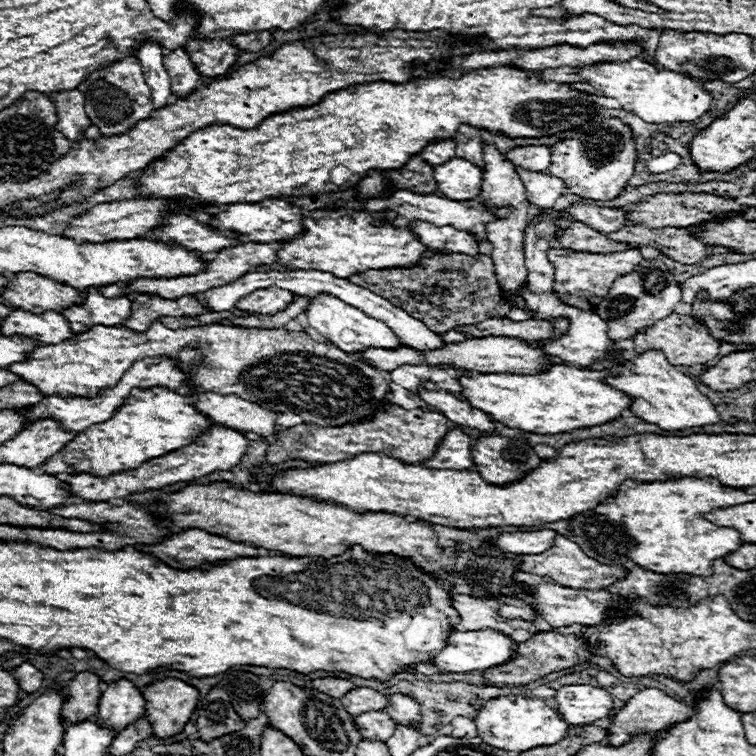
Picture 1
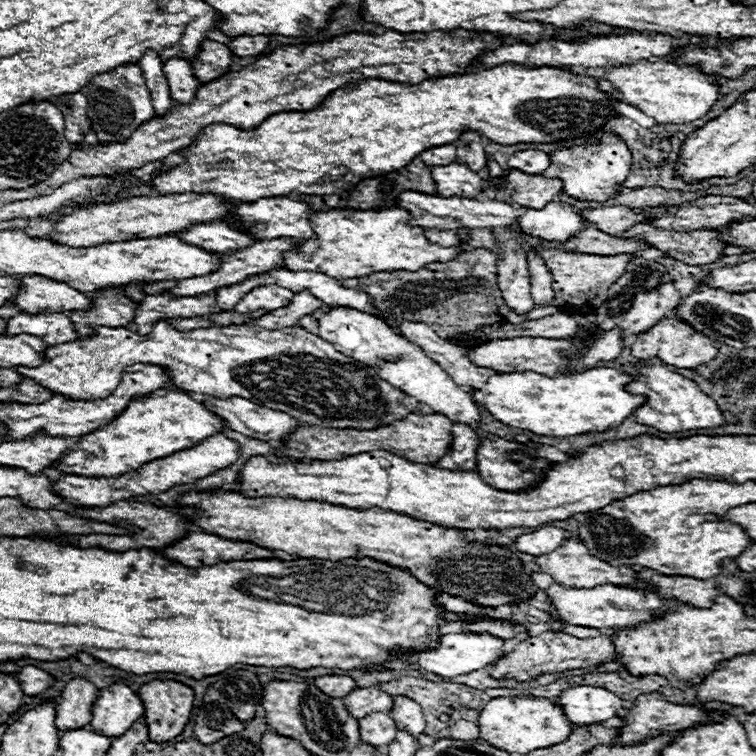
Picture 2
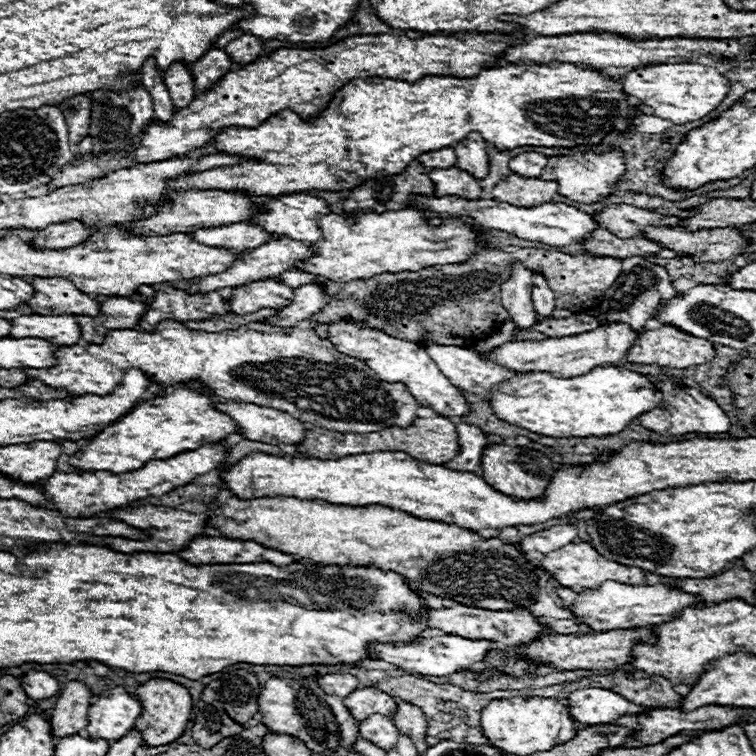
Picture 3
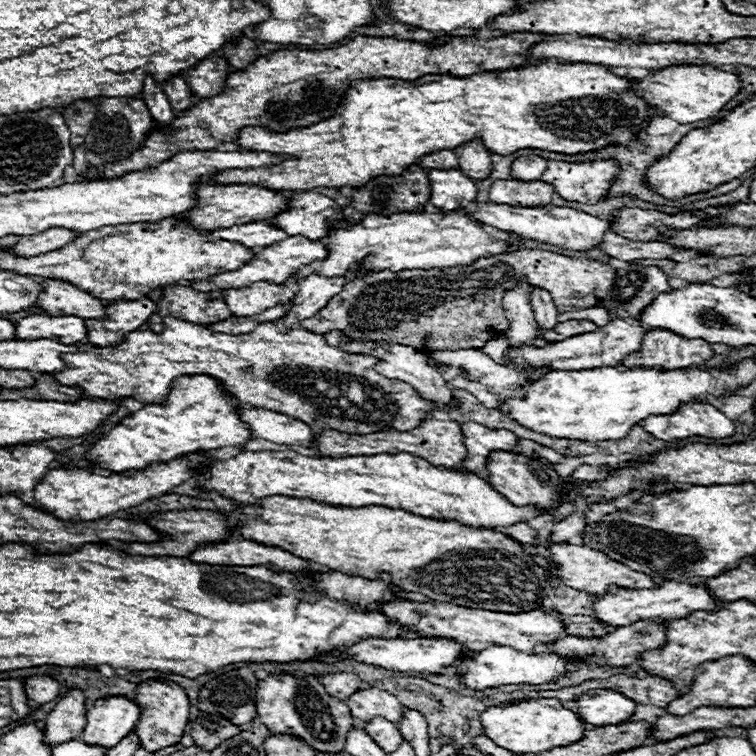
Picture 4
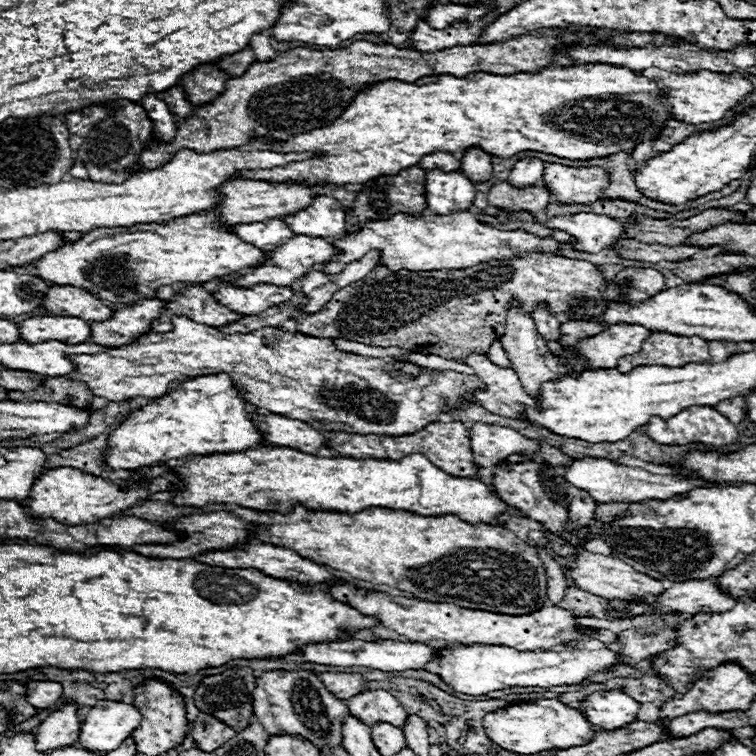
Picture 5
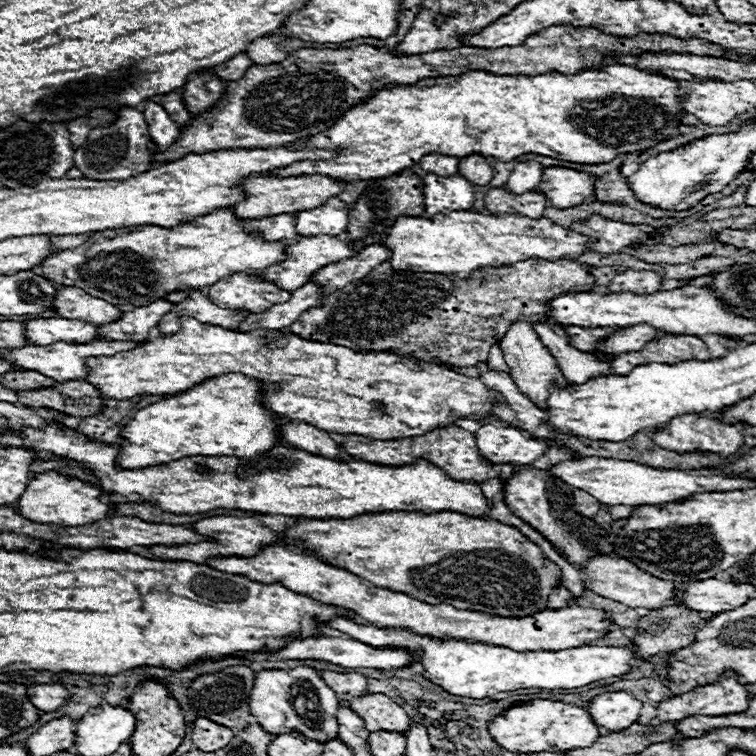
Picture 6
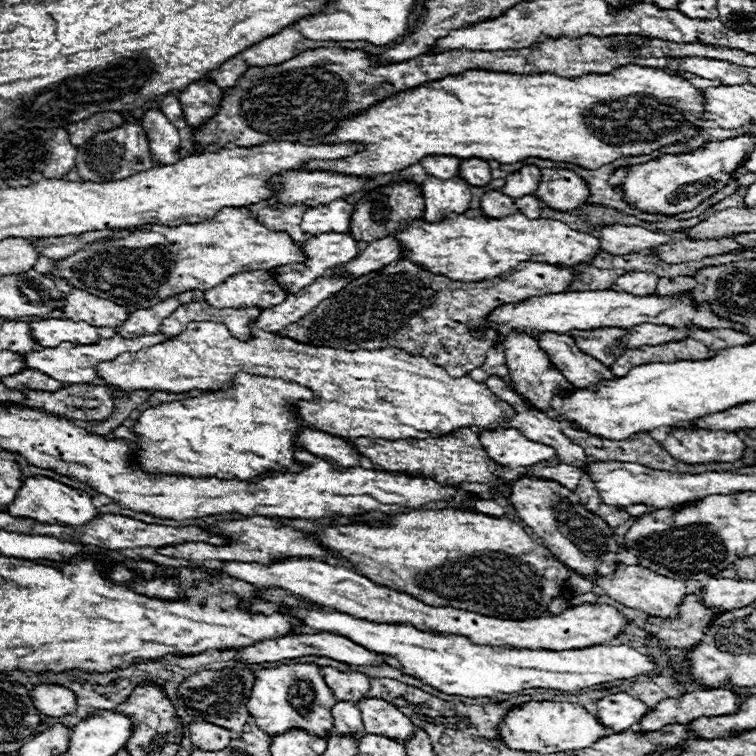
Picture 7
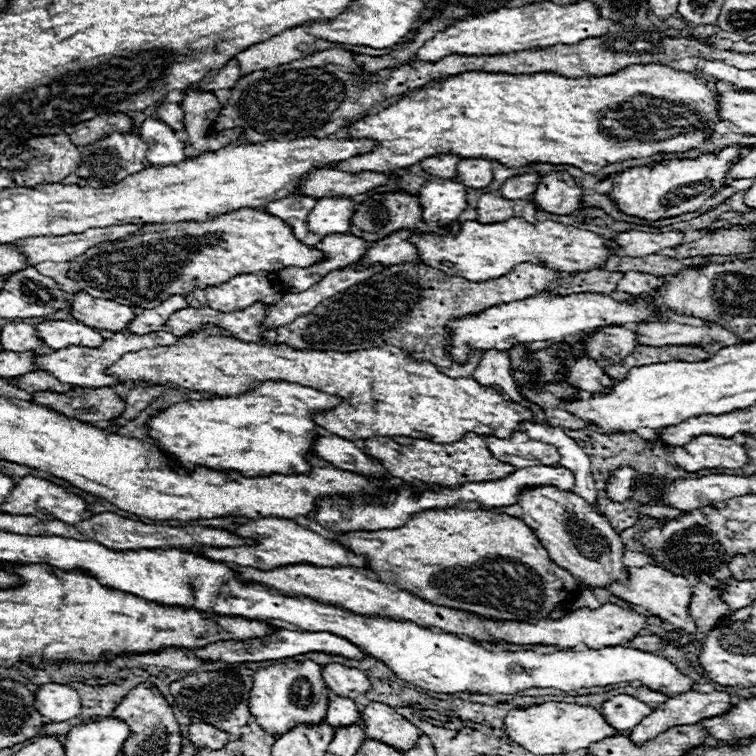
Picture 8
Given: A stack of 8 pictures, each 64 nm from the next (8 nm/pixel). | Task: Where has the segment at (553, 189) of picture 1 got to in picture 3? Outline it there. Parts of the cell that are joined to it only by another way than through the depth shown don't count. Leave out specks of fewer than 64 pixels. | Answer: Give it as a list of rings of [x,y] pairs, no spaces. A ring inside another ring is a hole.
[[[510,174],[508,178],[502,178],[494,186],[496,200],[524,208],[552,202],[556,194],[558,194],[556,182],[542,178],[520,178],[518,174]]]

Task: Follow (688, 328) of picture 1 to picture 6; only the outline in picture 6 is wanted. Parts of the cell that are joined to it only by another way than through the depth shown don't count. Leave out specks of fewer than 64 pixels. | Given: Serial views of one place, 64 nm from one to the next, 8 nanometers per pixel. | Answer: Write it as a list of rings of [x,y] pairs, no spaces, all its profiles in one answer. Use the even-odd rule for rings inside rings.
[[[662,334],[648,342],[642,350],[632,354],[620,354],[612,368],[616,374],[628,374],[634,366],[660,362],[660,364],[678,364],[684,360],[710,360],[710,352],[706,344],[696,336],[672,336]]]

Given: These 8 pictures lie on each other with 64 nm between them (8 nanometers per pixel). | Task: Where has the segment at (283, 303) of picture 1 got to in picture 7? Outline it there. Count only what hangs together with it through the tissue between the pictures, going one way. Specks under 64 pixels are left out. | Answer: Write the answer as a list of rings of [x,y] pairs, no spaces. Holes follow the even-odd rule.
[[[260,270],[260,272],[244,272],[244,274],[236,274],[232,278],[226,278],[220,286],[214,286],[204,294],[206,302],[210,306],[216,306],[216,308],[252,308],[252,306],[258,306],[262,310],[284,302],[286,296],[288,294],[278,286],[278,282],[264,270]]]

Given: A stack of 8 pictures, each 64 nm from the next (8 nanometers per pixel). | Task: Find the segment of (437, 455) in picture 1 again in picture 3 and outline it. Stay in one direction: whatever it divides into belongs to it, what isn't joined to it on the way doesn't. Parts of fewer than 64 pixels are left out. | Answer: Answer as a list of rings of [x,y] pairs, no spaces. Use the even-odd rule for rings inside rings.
[[[458,422],[456,424],[456,432],[458,432],[458,454],[446,462],[444,466],[450,470],[460,470],[460,472],[476,472],[480,474],[480,462],[482,462],[482,450],[488,446],[486,434],[472,424],[464,424]]]

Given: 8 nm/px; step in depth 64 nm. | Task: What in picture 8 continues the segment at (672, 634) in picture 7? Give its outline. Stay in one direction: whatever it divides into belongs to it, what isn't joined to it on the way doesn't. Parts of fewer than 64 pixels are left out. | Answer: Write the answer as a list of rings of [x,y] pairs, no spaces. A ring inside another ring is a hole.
[[[702,582],[692,588],[692,602],[690,602],[688,610],[696,622],[696,628],[698,628],[696,634],[692,636],[694,640],[704,640],[706,632],[710,628],[714,628],[714,624],[722,616],[730,614],[730,608],[724,602],[720,602],[716,586],[702,584]]]

